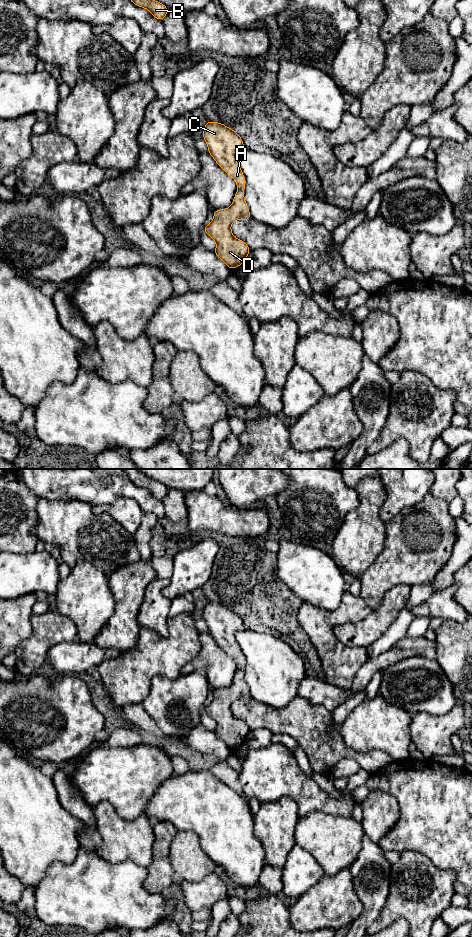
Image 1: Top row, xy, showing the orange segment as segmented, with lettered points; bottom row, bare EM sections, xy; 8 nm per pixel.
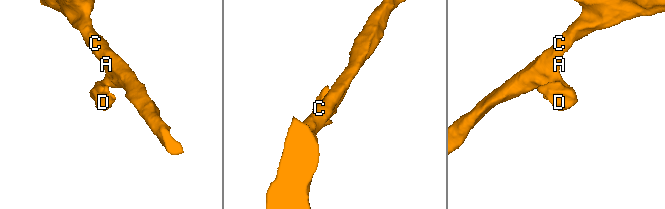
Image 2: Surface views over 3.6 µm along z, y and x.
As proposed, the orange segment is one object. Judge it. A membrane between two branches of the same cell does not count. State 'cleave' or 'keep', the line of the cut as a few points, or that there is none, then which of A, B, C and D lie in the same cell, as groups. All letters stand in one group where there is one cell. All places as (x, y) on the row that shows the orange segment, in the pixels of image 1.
keep; cut none; groups A B C D

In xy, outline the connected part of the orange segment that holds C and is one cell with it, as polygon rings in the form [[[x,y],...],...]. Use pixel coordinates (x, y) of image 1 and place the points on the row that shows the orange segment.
[[[207,121],[203,139],[216,163],[237,183],[233,204],[227,209],[214,210],[212,222],[203,228],[217,244],[214,253],[231,270],[245,263],[251,251],[248,245],[233,236],[231,224],[235,220],[249,220],[251,215],[244,199],[246,181],[235,154],[245,148],[239,134],[222,123]]]

